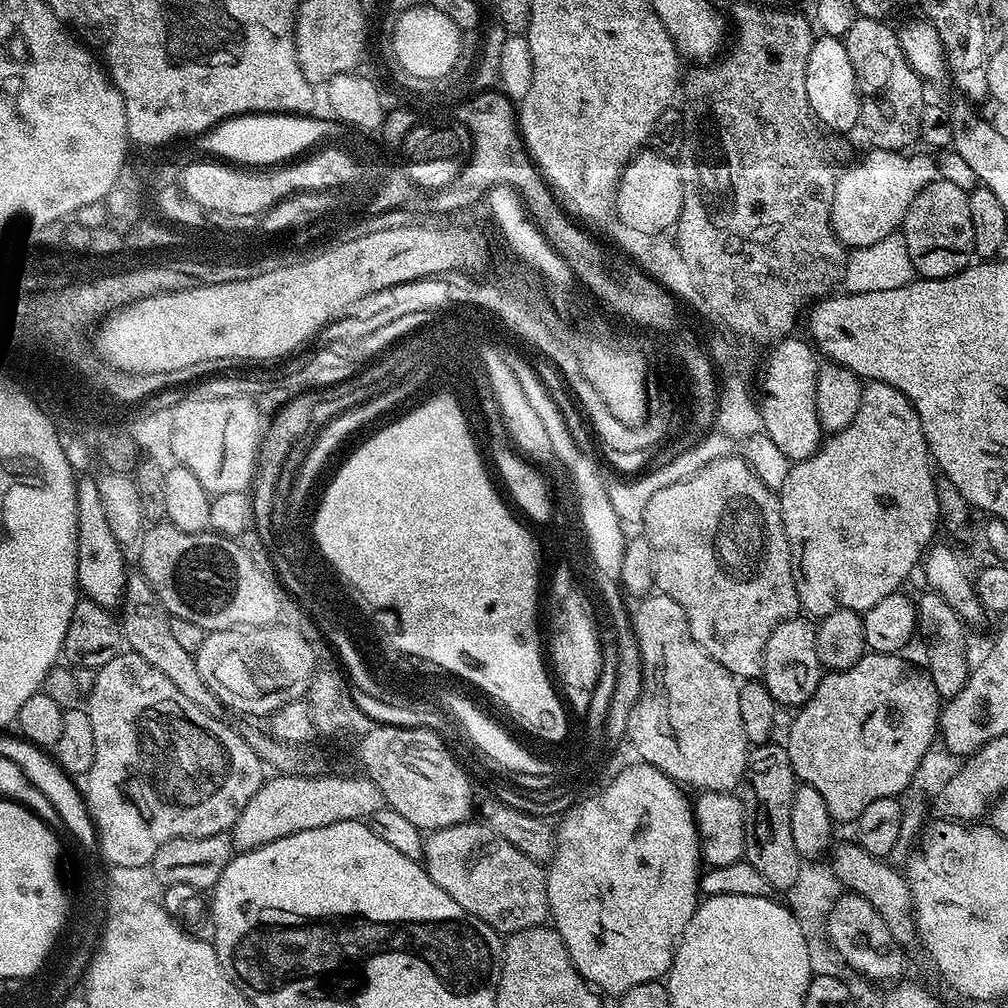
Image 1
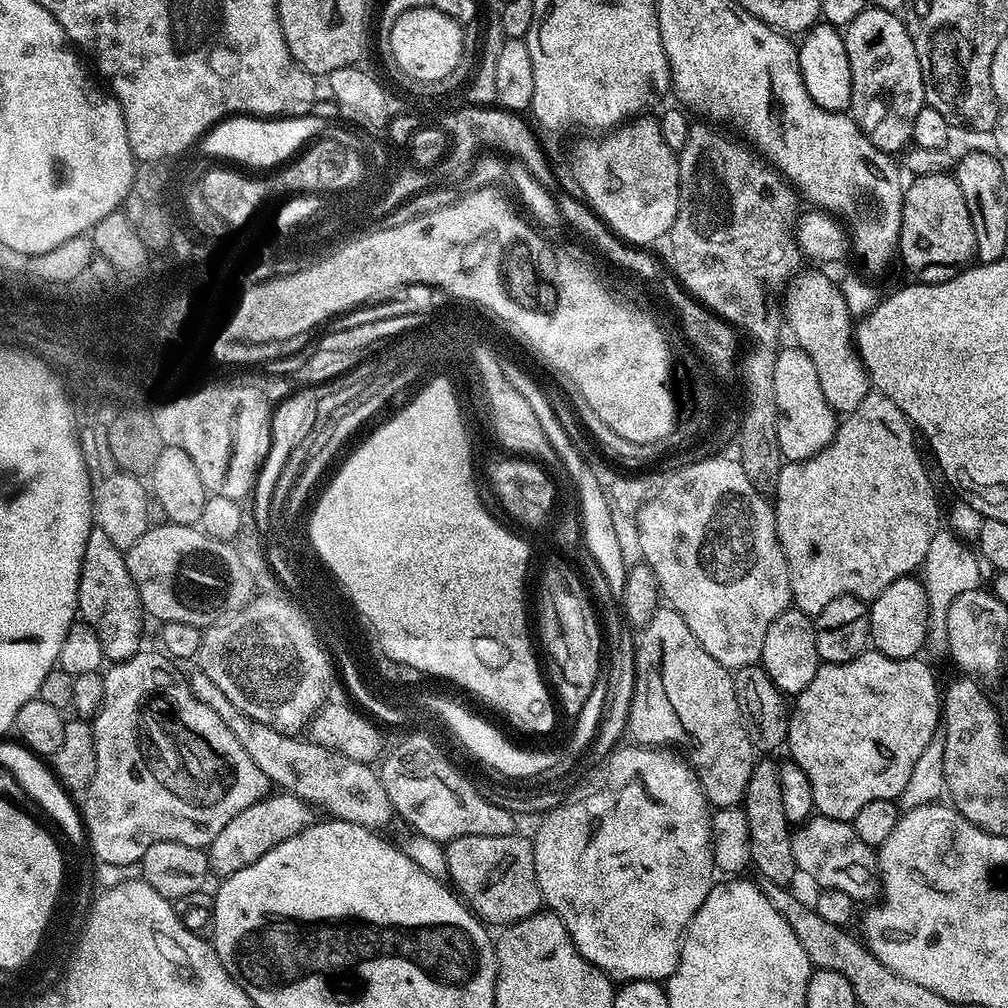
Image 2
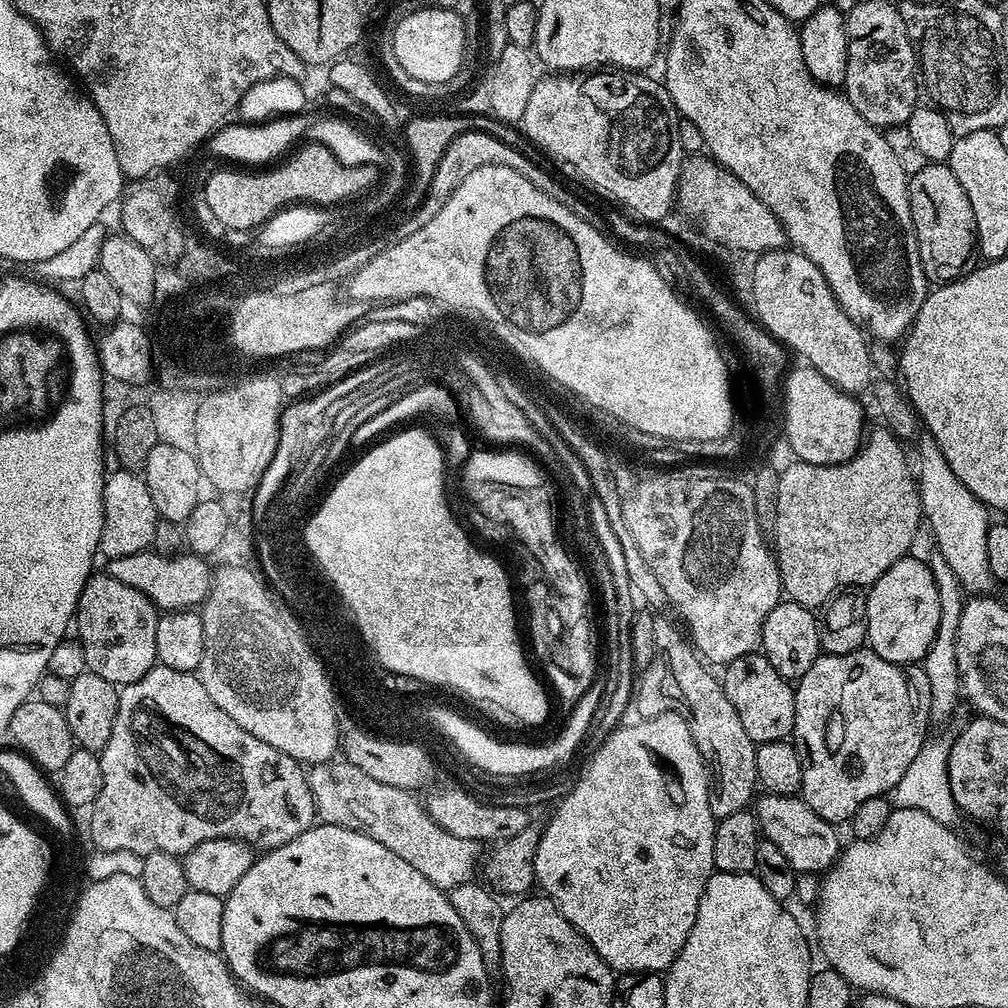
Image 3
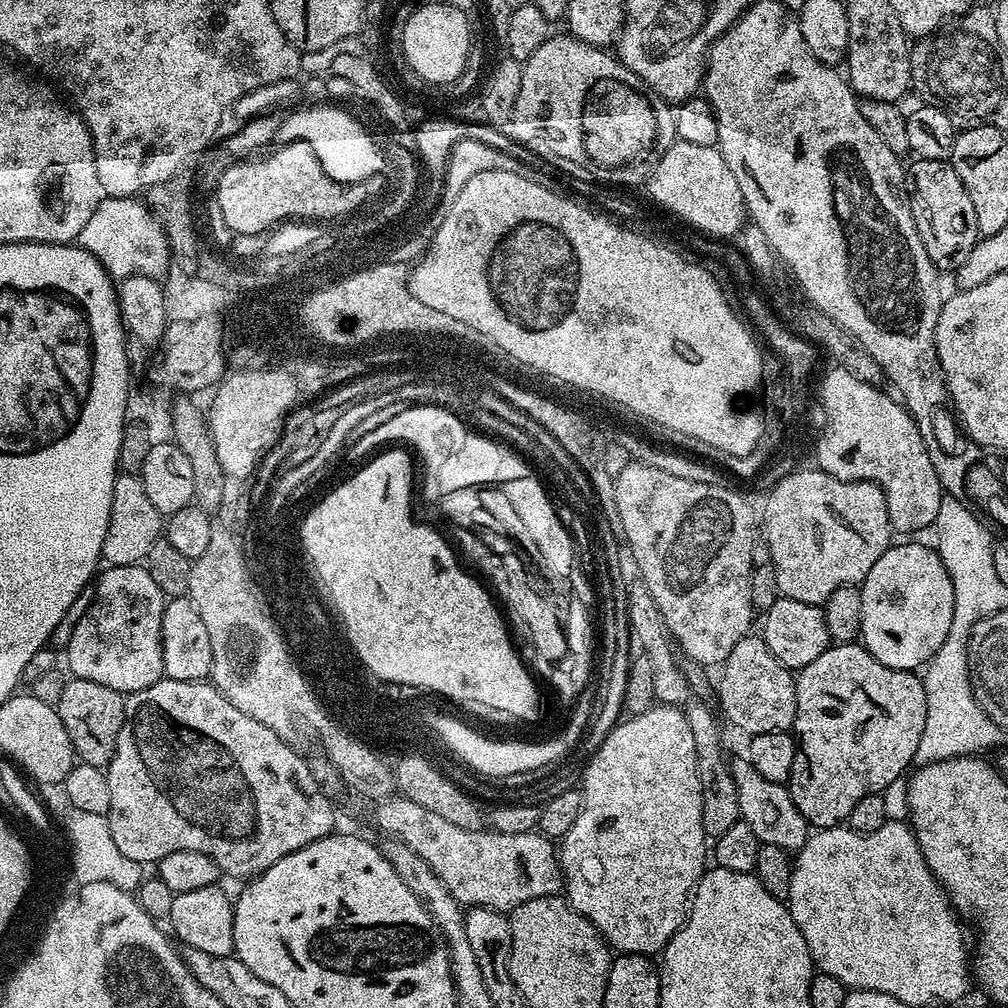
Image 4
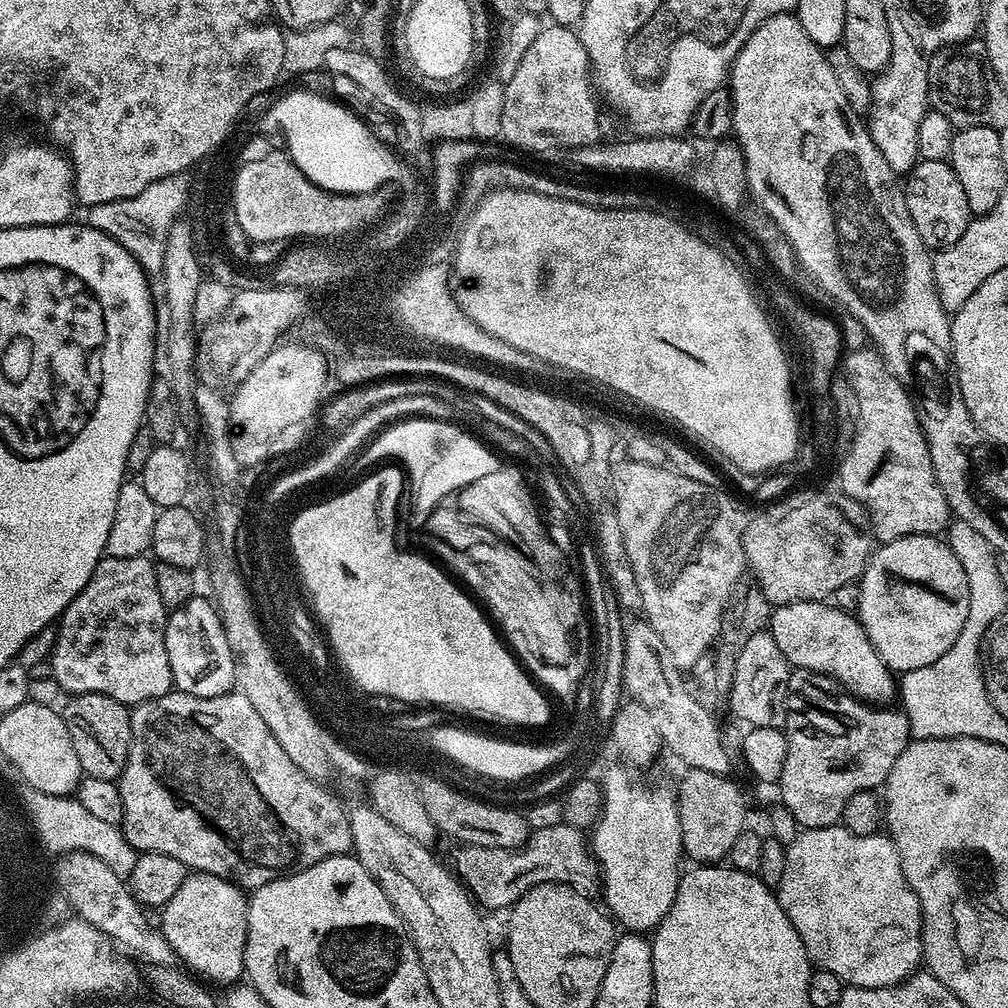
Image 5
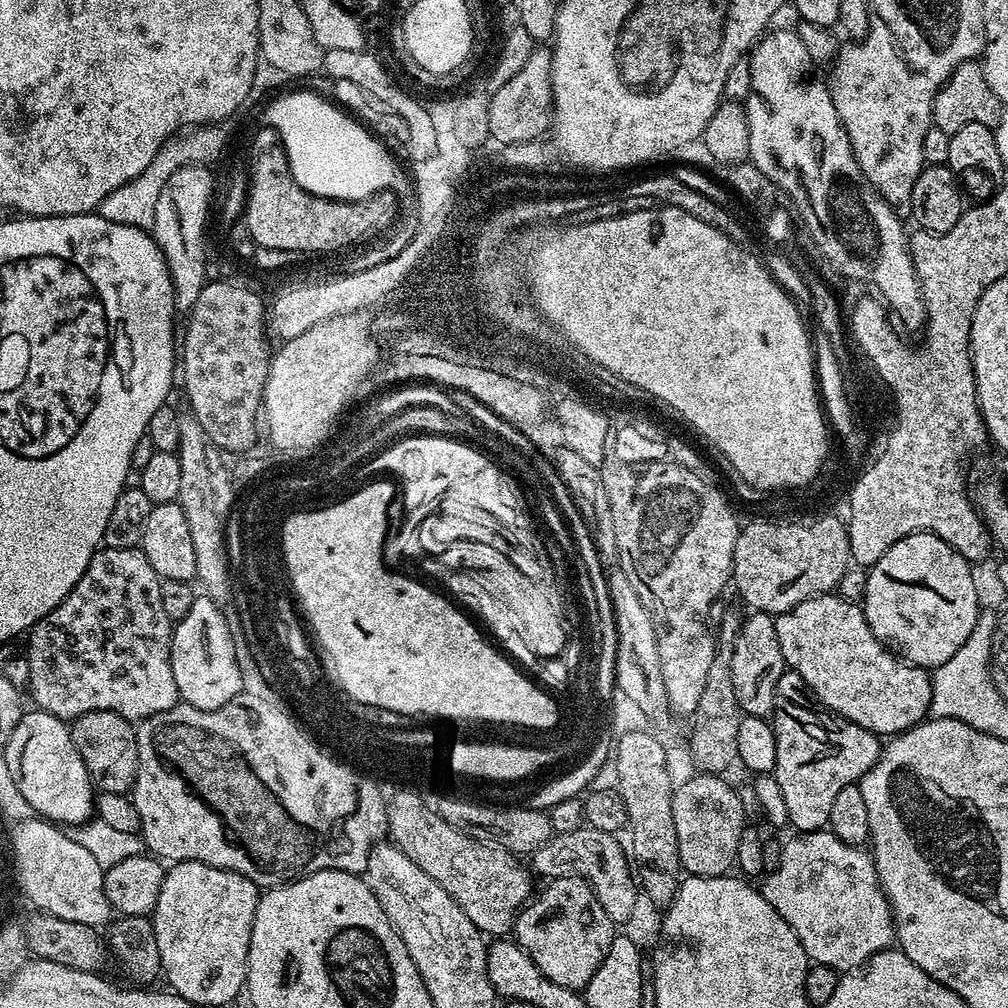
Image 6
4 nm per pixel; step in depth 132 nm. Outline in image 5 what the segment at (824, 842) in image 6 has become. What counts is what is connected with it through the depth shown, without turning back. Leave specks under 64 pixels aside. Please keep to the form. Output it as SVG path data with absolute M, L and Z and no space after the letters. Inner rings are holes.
M834 823L829 828L803 829L787 849L786 871L782 874L782 882L774 891L782 910L786 910L786 918L790 918L794 930L798 930L798 938L802 938L802 946L806 946L809 960L817 969L830 970L830 974L838 974L838 978L844 981L845 985L854 988L889 988L907 980L921 967L924 947L920 931L924 925L924 915L920 913L920 903L914 890L910 890L910 882L906 882L906 874L902 874L902 862L898 858L898 850L887 834L874 836L850 834L850 830L846 830L839 823Z

